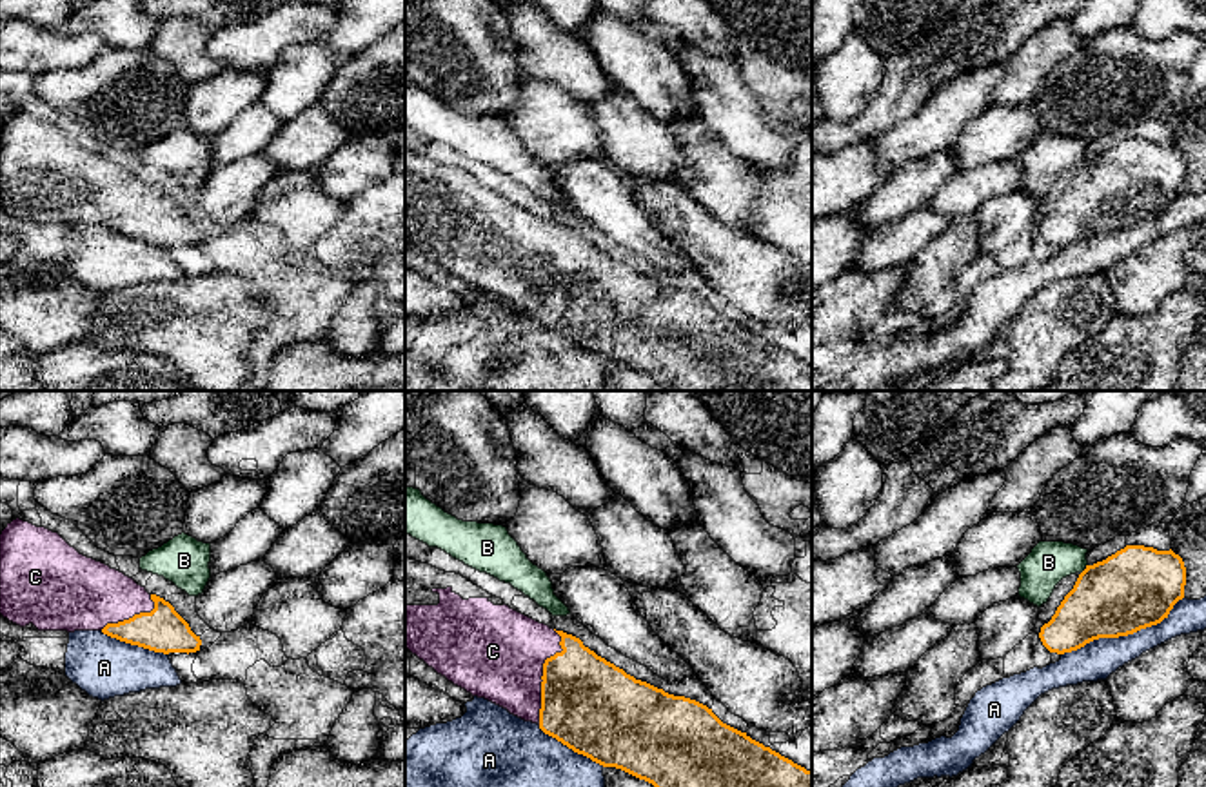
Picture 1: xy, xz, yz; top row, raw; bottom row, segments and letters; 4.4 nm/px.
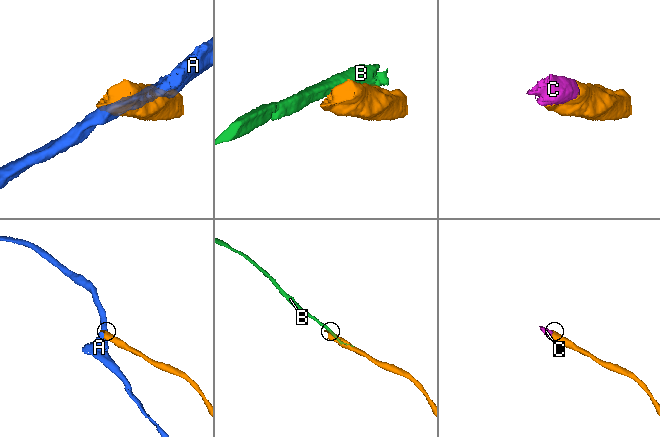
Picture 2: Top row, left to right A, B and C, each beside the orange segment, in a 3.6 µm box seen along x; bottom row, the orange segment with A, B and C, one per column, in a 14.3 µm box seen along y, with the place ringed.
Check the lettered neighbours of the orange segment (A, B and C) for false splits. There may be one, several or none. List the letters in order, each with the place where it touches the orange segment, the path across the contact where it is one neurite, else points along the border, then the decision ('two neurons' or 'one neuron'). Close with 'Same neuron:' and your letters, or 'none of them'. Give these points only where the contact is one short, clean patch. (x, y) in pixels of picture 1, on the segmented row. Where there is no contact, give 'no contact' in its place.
A: yz (1123, 635) | two neurons
B: yz (1085, 569) | two neurons
C: xz (543, 675) | one neuron
Same neuron: C

